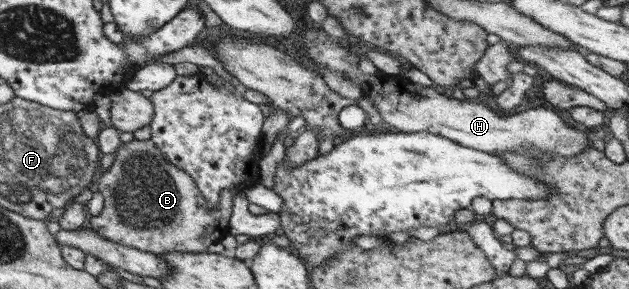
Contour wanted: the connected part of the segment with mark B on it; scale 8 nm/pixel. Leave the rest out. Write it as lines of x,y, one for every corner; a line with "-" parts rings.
150,139
122,144
111,166
97,179
103,207
99,214
87,217
85,226
107,241
157,255
167,251
205,252
208,245
219,242
228,233
232,210
229,190
220,191
217,208
209,208
191,177
171,165

